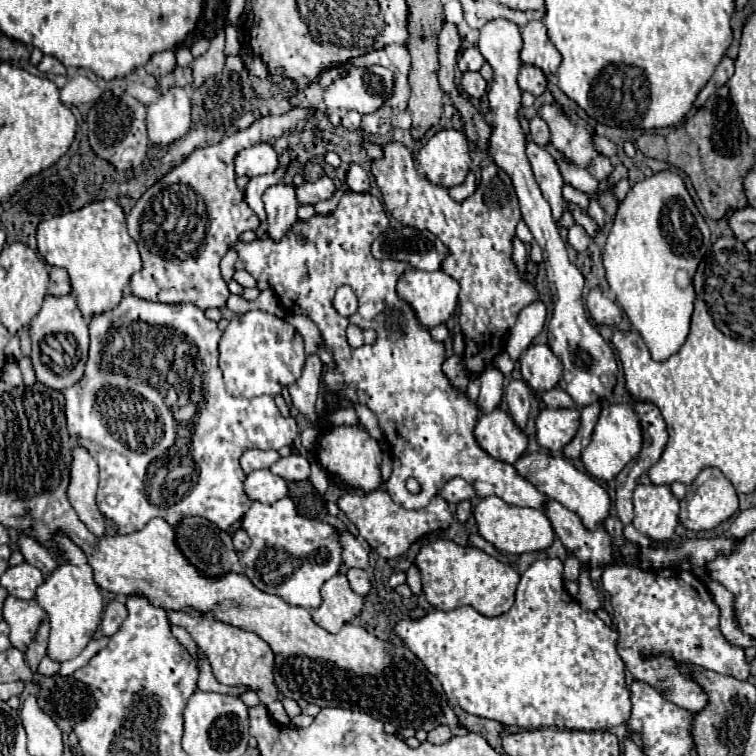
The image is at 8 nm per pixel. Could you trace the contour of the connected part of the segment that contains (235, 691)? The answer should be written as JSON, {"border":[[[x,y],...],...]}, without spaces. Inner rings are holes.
{"border":[[[201,653],[199,655],[199,689],[201,691],[215,691],[215,693],[223,693],[223,695],[243,695],[249,691],[249,687],[227,687],[227,685],[221,685],[217,683],[217,679],[213,677],[211,673],[211,665],[207,661],[207,657]]]}

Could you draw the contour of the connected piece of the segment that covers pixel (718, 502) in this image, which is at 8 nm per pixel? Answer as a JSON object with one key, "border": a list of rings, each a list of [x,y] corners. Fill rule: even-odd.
{"border":[[[703,469],[697,479],[689,485],[687,495],[681,499],[681,511],[679,511],[679,521],[683,527],[693,529],[693,531],[707,531],[715,529],[719,523],[727,521],[733,517],[737,511],[737,493],[729,479],[719,471],[719,469]]]}

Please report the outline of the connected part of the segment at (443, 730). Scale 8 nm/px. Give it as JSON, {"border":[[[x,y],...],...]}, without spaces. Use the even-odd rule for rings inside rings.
{"border":[[[439,725],[437,729],[431,729],[429,733],[427,733],[427,741],[429,743],[445,743],[445,741],[449,741],[451,739],[451,731],[449,731],[449,727],[447,725]]]}

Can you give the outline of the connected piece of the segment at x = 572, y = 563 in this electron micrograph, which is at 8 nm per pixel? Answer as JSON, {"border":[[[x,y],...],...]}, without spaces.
{"border":[[[567,553],[567,559],[565,559],[565,579],[577,581],[577,577],[579,577],[579,561],[577,561],[577,557]]]}

